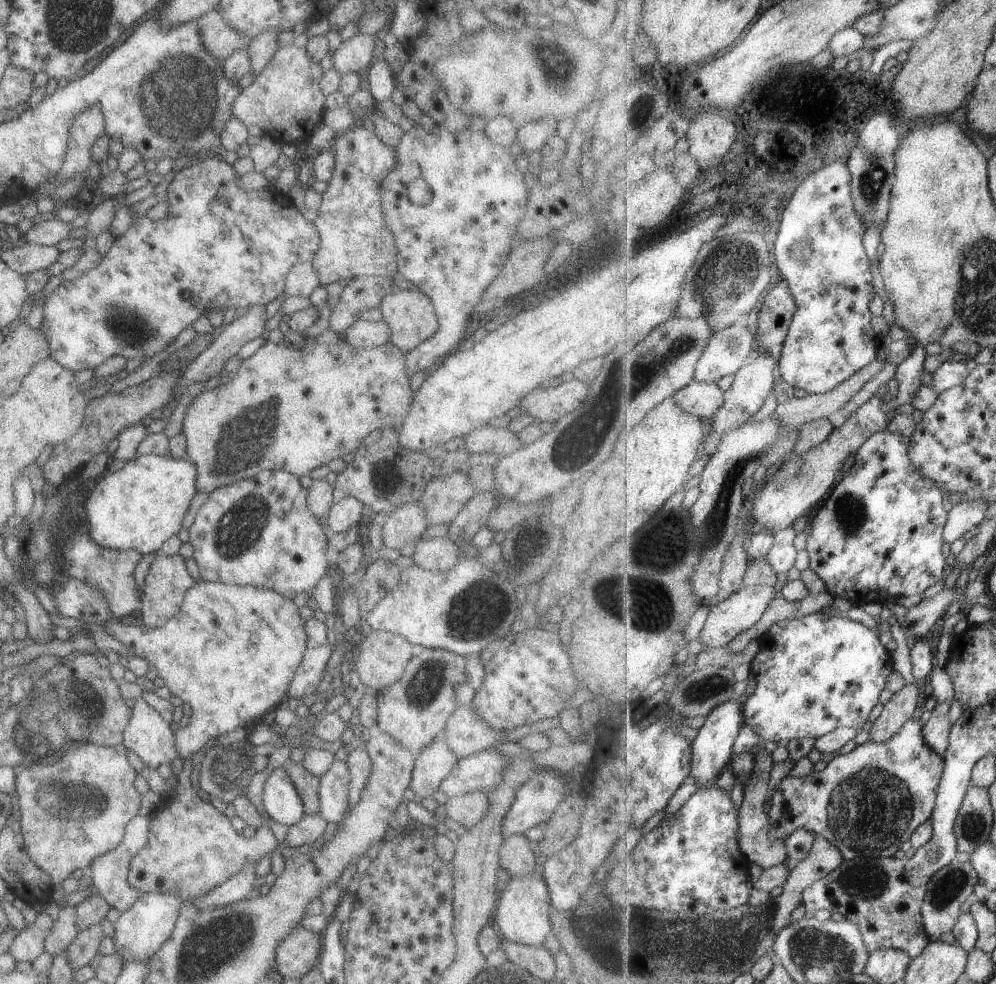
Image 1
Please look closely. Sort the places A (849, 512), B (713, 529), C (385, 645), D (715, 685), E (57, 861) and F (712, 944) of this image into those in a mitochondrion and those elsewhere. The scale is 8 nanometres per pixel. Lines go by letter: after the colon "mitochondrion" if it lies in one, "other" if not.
A: mitochondrion
B: mitochondrion
C: other
D: mitochondrion
E: other
F: mitochondrion

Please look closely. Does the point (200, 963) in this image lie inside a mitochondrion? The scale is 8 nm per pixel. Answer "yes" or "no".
yes

